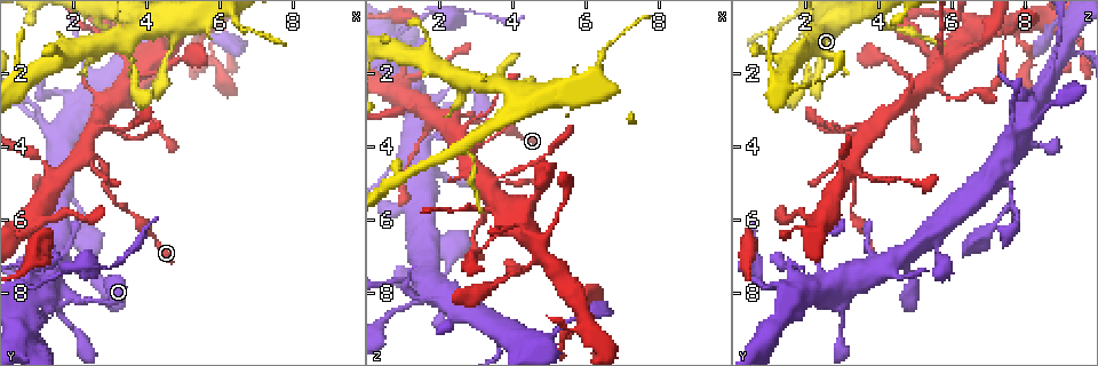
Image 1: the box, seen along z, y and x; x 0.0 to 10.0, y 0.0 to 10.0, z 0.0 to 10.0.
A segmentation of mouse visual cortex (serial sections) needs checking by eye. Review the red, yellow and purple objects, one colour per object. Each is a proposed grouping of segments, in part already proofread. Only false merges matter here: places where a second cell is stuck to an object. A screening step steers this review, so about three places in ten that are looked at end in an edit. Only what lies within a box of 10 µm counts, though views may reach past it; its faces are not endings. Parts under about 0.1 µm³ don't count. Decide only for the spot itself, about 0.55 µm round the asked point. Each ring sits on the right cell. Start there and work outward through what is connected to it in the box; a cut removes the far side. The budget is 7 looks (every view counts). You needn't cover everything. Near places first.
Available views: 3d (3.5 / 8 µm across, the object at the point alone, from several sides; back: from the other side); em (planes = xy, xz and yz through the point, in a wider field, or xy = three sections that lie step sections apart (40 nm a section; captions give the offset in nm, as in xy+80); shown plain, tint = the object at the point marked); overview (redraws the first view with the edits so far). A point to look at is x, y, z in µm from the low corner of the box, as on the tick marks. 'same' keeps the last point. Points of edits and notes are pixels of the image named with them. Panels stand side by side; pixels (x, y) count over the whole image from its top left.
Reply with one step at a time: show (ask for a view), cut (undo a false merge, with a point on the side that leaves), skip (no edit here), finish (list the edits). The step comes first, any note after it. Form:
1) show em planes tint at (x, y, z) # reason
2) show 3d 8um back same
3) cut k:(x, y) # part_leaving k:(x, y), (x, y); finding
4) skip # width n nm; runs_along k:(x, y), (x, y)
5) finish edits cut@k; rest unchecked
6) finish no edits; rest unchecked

show 3d 3.5um at (2.40, 4.15, 3.25) # three-way junction

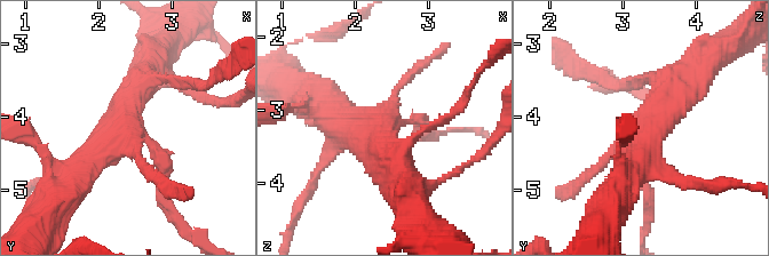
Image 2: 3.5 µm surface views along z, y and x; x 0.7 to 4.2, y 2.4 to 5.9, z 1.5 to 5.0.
show em xy step 1 plain at (2.40, 4.05, 3.20) # now the EM

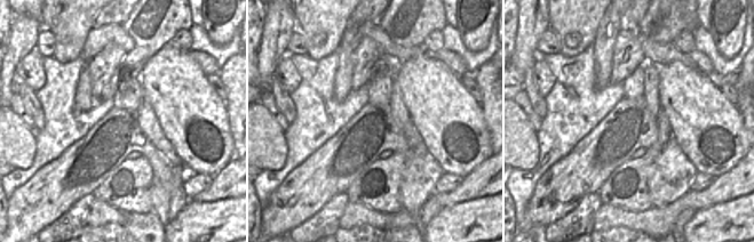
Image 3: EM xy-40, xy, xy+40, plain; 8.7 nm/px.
show em xy step 1 tint same # where the object lies

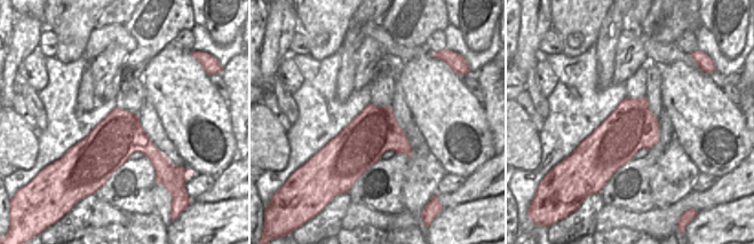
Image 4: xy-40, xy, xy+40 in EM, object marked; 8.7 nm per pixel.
skip # one cell here

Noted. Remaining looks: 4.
show 3d 3.5um at (3.20, 1.35, 5.70) # thin neck

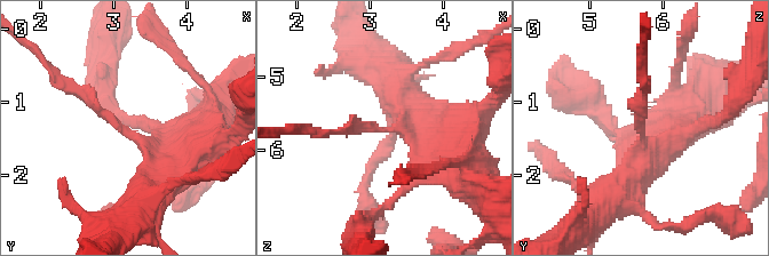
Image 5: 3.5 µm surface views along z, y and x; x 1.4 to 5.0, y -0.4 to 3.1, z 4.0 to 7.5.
show em xy step 1 tint at (3.15, 1.40, 5.70) # arm_widths 100, 450 nm

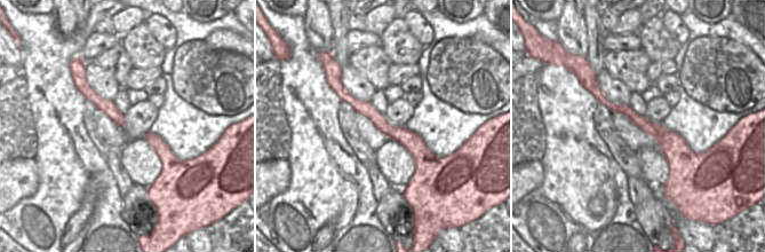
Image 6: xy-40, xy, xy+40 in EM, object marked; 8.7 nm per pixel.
skip # runs_along 5:(156, 185), (151, 153), (64, 84); continuous, no second cell

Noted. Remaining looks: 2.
show em xy step 1 tint at (2.40, 8.20, 2.35) # thick turns thin

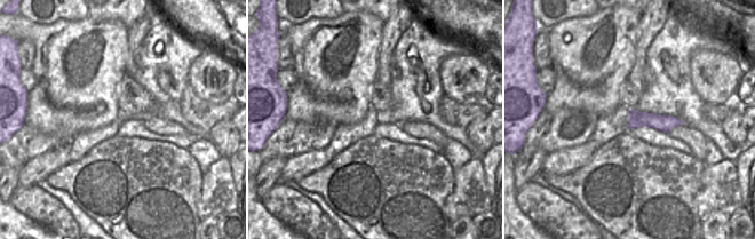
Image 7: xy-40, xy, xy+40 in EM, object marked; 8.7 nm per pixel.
show 3d 3.5um same

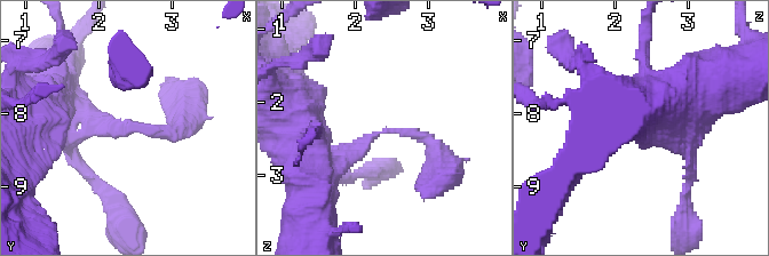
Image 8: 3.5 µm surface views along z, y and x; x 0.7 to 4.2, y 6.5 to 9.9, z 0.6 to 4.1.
skip # runs_along 7:(630, 118), (678, 122); continuous, no second cell

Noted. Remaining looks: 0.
finish no edits; rest unchecked

